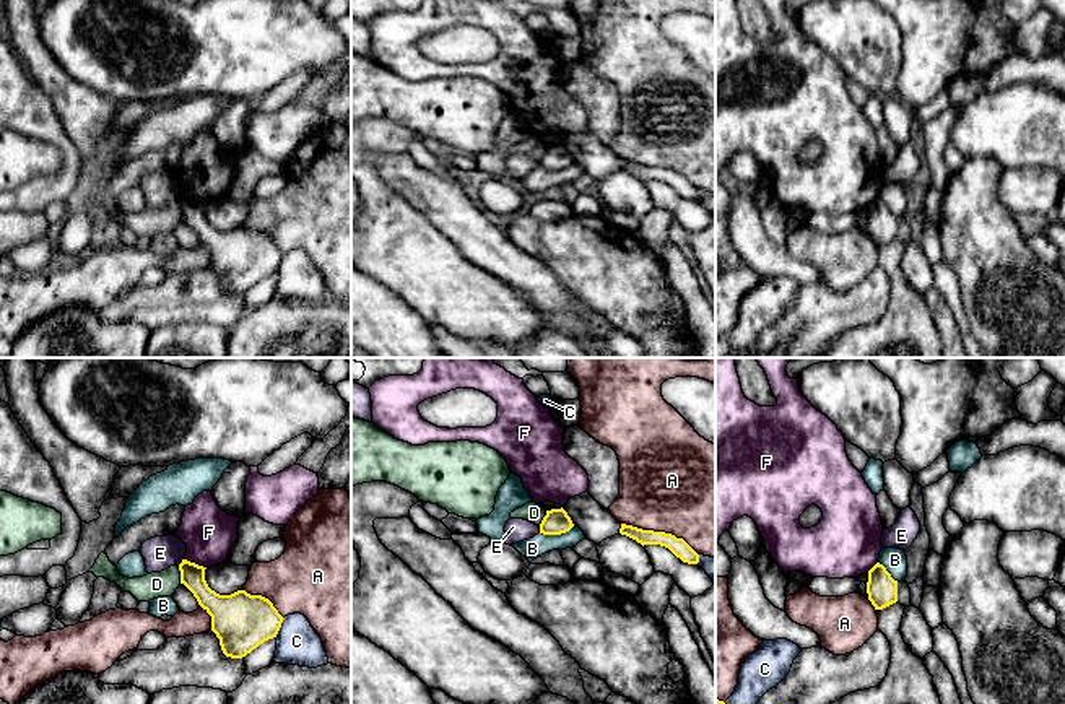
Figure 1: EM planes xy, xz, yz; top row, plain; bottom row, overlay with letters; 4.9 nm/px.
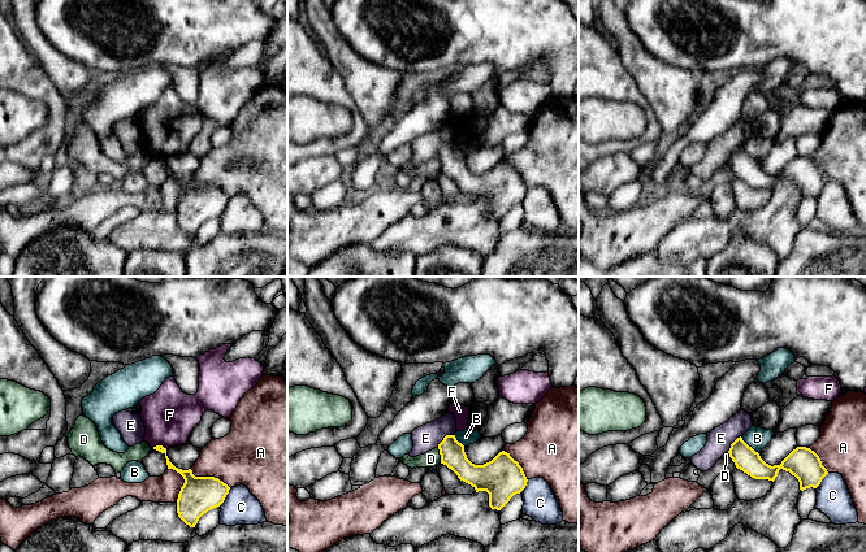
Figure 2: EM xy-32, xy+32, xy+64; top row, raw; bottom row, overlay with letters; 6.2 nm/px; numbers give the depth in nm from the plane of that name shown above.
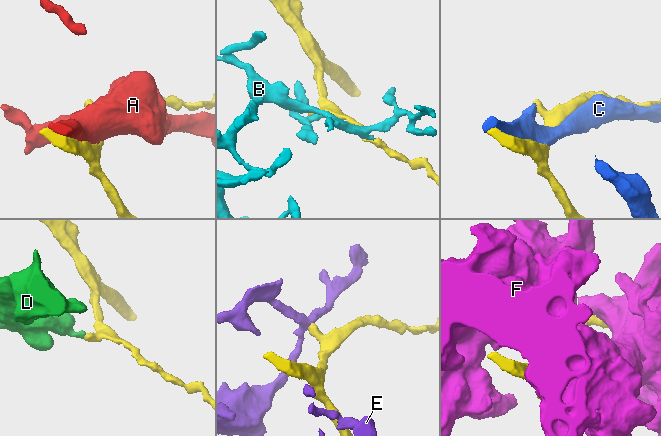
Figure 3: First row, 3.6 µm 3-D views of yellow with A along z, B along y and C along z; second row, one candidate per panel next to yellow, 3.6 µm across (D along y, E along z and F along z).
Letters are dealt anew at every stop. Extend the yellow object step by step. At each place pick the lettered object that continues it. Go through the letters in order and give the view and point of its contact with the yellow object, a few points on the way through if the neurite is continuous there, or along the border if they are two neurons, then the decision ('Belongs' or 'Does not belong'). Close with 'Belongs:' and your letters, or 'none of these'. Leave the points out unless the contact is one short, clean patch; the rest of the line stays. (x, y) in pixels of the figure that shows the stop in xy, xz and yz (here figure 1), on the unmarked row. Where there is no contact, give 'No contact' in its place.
A: Touches yellow at xz (660, 168). Does not belong
B: Touches yellow at xz (556, 169). Boundary: xz (574, 161), (560, 169), (540, 169). Does not belong
C: Touches yellow at xy (280, 262). Does not belong
D: Touches yellow at xy (181, 210). Boundary: xy (178, 202), (181, 218). Does not belong
E: Touches yellow at xy (182, 197). Does not belong
F: Touches yellow at xy (194, 199). Does not belong
Belongs: none of these

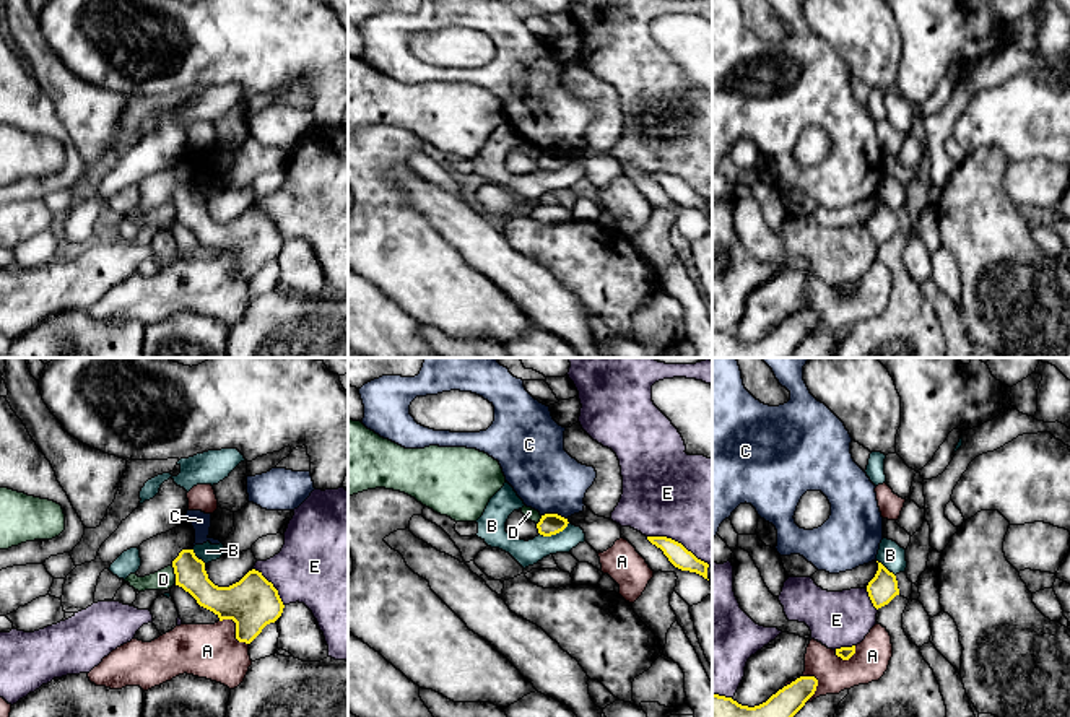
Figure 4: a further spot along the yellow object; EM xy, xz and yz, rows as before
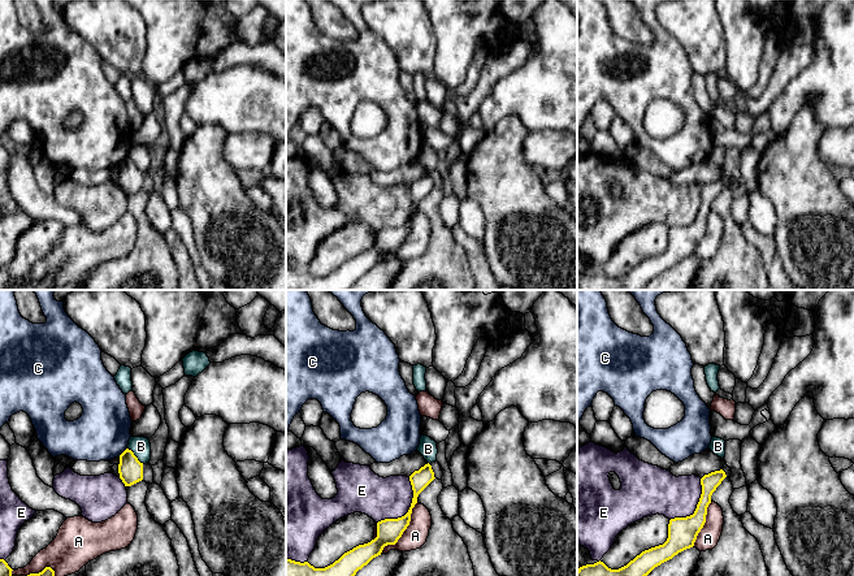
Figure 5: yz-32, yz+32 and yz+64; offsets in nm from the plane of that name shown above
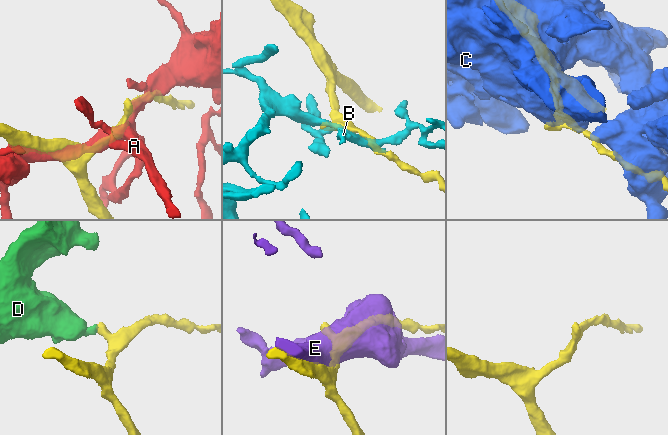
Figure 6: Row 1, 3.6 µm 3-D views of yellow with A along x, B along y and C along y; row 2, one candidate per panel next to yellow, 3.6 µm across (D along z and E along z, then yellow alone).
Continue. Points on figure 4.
A: Touches yellow at xy (236, 265). Does not belong
B: Touches yellow at xz (555, 169). Boundary: xz (568, 158), (555, 169), (540, 171). Does not belong
C: Touches yellow at xz (555, 150). Does not belong
D: Touches yellow at xy (176, 210). Boundary: xy (171, 200), (176, 220). Does not belong
E: Touches yellow at xz (677, 178). Does not belong
Belongs: none of these

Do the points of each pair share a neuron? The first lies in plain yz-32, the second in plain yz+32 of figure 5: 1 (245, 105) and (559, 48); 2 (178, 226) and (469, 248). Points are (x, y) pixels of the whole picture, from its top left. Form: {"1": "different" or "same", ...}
{"1": "same", "2": "different"}

